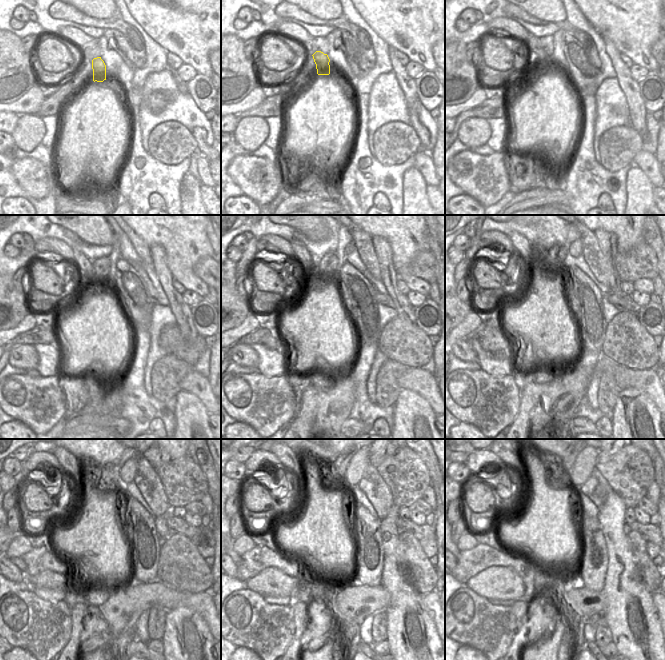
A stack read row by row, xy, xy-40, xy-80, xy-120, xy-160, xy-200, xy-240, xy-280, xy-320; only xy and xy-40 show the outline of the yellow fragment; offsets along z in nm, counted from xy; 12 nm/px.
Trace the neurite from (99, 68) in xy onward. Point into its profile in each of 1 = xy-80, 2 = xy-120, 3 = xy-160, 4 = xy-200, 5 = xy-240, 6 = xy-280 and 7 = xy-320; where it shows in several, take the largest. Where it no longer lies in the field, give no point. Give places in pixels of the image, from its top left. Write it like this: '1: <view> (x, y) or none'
1: xy-80 (533, 43)
2: xy-120 (84, 265)
3: xy-160 (307, 263)
4: xy-200 (521, 244)
5: xy-240 (68, 461)
6: xy-280 (294, 463)
7: xy-320 (513, 459)

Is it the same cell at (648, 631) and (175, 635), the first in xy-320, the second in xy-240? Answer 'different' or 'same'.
same

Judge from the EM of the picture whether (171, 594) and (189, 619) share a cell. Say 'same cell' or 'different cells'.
different cells

